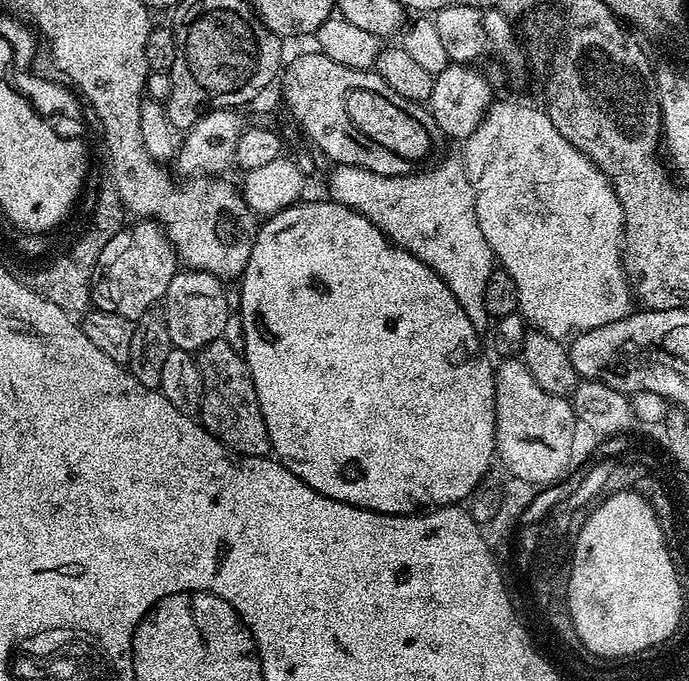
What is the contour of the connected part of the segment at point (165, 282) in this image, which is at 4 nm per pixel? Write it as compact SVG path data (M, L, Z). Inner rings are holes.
M137 219L115 234L96 255L96 274L92 282L92 304L99 311L113 312L130 321L157 307L170 286L170 278L178 271L176 251L164 229L154 220Z

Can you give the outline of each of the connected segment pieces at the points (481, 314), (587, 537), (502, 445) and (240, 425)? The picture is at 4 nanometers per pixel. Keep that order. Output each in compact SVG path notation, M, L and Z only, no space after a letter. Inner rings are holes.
M459 155L448 156L429 172L419 172L400 176L396 188L392 188L392 176L389 180L372 180L372 184L376 184L376 208L380 208L380 204L388 208L388 196L400 192L400 196L396 196L396 200L400 200L400 212L384 216L384 220L388 220L388 224L384 224L384 235L438 273L446 286L450 286L450 294L458 298L458 306L466 310L466 318L470 318L477 330L484 330L490 324L484 299L486 278L490 278L494 270L494 257L482 234L482 226L478 226L474 190L463 159Z
M633 490L613 492L587 513L588 521L576 536L568 573L569 616L582 646L592 654L606 659L630 654L635 648L645 648L648 642L663 638L664 624L672 624L672 570L664 568L664 547L656 533L654 515L648 500L639 493Z
M508 358L503 361L504 365L495 369L496 374L496 456L500 460L503 467L511 476L517 476L522 478L526 482L537 486L547 486L560 479L569 471L570 465L568 463L572 460L572 447L576 444L576 428L578 429L578 421L576 419L575 410L572 408L571 403L565 397L555 396L554 394L547 393L546 390L542 390L541 386L538 386L538 382L534 380L530 370L524 365L524 361L520 358Z
M221 338L210 342L195 353L196 365L204 379L204 397L198 413L199 423L214 438L218 438L231 452L240 456L268 456L272 452L270 434L258 406L252 375L241 349Z

